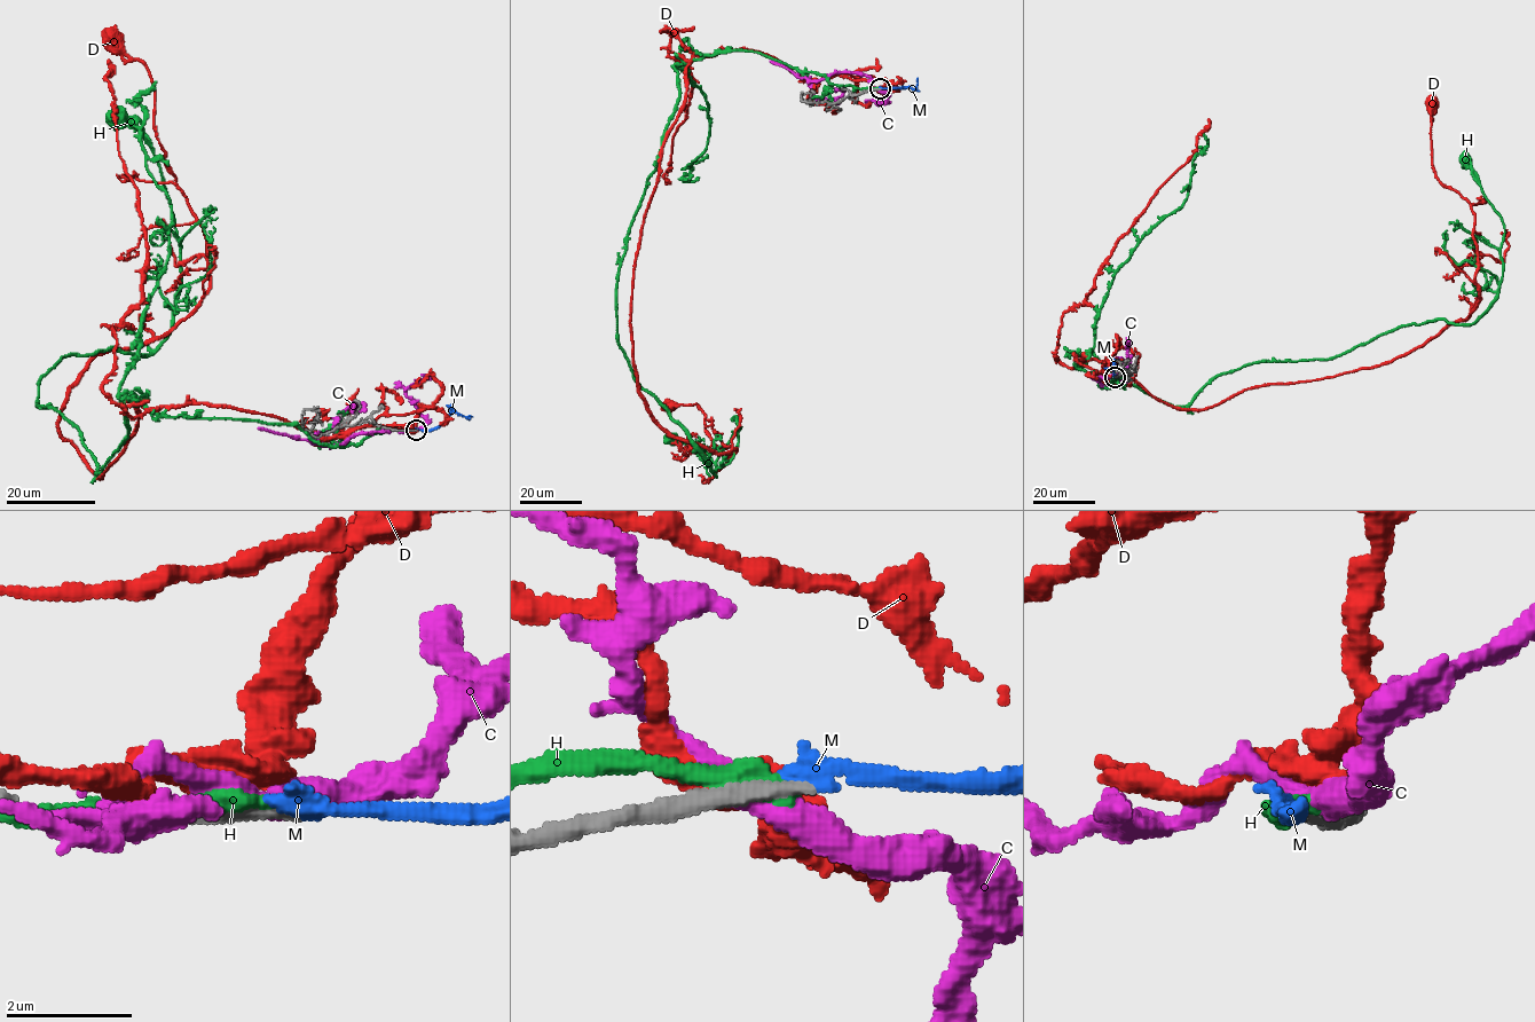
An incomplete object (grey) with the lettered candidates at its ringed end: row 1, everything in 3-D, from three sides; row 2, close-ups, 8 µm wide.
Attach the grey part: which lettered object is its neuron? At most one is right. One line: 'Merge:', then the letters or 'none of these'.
Merge: M

